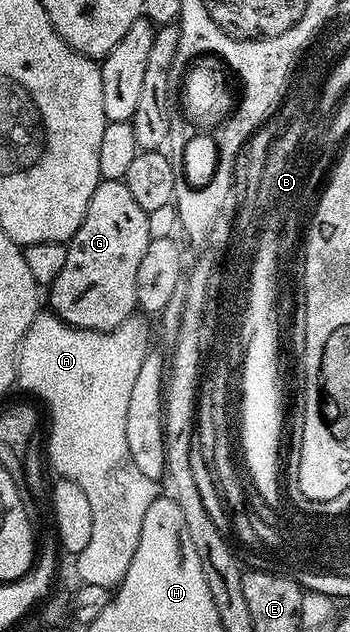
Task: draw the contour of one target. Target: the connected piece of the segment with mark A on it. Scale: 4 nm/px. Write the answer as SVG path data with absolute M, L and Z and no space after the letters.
M41 310L31 322L25 337L21 339L21 350L17 354L17 384L25 387L29 392L34 392L39 399L45 400L50 414L53 415L53 429L49 432L49 460L53 463L54 470L58 472L56 475L66 480L74 480L79 486L79 490L83 490L83 494L87 494L87 503L91 506L91 542L75 556L78 581L81 584L103 586L110 590L116 589L127 574L127 566L131 566L131 558L135 558L135 550L139 546L139 534L143 530L143 514L147 514L151 502L156 500L159 495L158 481L147 478L147 474L141 473L139 466L135 466L135 462L131 462L131 450L127 450L127 402L131 399L131 389L139 374L139 366L143 366L143 358L151 351L149 324L144 319L148 320L144 315L134 314L128 316L115 330L96 332L95 330L72 328L70 324L65 324L58 316L53 315L52 311Z

